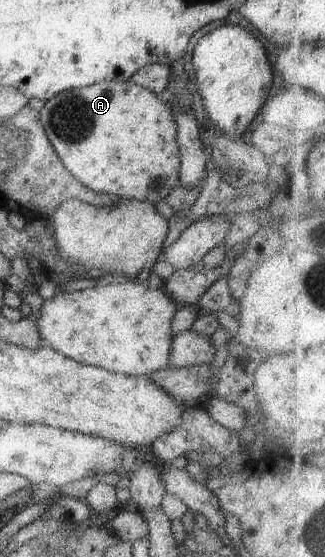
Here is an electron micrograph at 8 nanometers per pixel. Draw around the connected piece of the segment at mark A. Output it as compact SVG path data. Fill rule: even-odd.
M103 80L90 86L68 89L55 94L44 102L43 109L40 109L39 115L50 144L54 147L64 166L69 170L70 174L73 174L83 185L86 185L87 188L92 189L94 192L107 194L116 199L147 200L155 205L168 195L170 189L179 185L181 158L176 140L177 124L171 115L170 107L165 103L162 95L158 95L146 87L133 83L131 80L124 82Z

